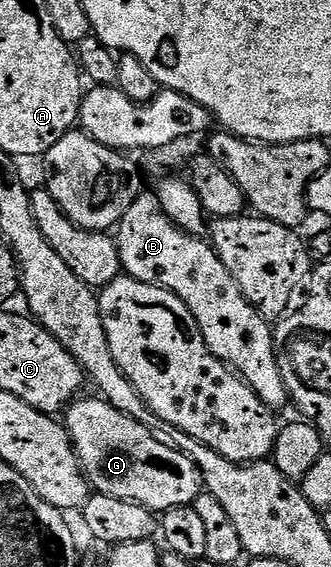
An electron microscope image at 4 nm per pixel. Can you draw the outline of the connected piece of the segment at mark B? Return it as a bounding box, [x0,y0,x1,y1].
[114,193,289,409]

